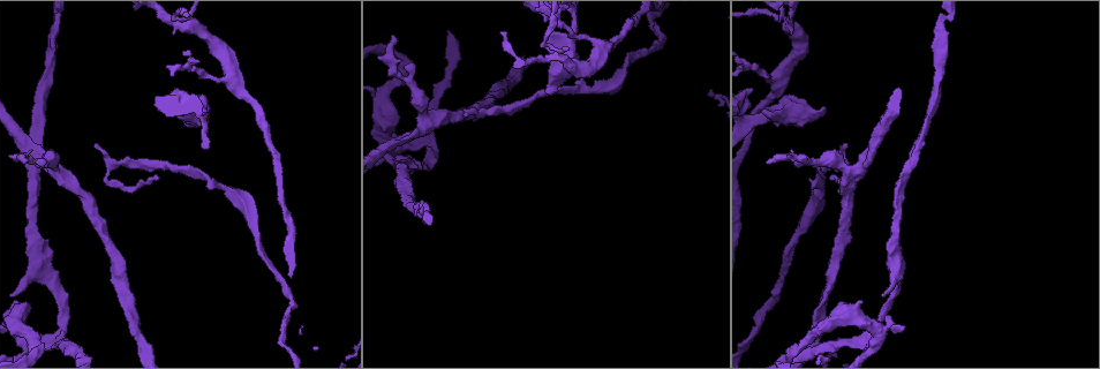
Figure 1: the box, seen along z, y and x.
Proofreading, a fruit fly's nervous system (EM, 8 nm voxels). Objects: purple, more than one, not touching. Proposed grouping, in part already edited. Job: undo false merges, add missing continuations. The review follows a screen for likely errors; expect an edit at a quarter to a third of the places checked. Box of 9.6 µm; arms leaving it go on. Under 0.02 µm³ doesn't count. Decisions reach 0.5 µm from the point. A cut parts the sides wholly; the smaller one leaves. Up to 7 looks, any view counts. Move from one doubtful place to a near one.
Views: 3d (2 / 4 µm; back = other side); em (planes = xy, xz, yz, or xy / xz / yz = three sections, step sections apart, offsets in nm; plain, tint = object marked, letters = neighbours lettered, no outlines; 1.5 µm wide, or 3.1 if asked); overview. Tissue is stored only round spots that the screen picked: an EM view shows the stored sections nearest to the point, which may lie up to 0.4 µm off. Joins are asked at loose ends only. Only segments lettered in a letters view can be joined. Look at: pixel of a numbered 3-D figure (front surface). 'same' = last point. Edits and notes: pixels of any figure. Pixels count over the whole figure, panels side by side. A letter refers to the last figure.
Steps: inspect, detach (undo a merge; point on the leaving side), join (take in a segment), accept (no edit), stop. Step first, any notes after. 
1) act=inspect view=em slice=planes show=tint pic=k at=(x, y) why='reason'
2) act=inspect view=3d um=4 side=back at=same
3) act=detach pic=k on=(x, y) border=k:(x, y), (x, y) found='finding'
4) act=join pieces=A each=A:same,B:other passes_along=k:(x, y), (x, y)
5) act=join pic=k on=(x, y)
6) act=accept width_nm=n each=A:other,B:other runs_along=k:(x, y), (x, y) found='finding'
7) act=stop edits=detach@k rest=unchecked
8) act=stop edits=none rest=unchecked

act=inspect view=3d um=4 pic=1 at=(546, 90) why='branch stops here'

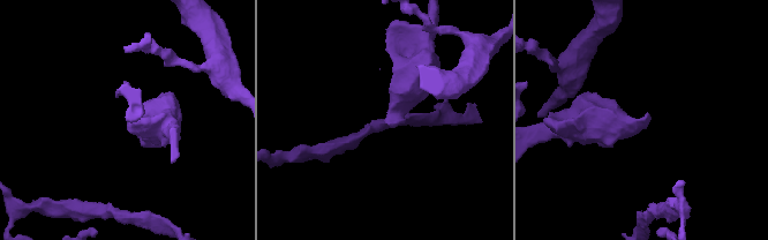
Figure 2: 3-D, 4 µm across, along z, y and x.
act=inspect view=em slice=planes show=plain pic=2 at=(384, 122)

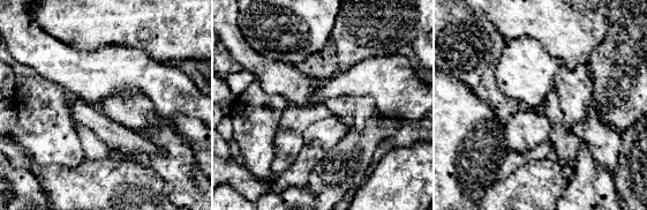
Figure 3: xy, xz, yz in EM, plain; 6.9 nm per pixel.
act=inspect view=em slice=planes show=letters at=same

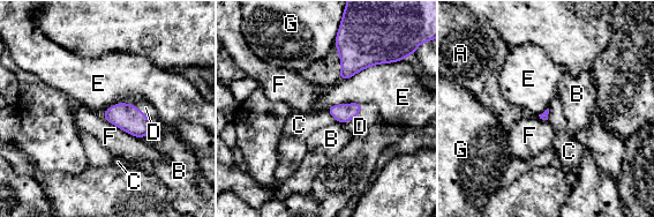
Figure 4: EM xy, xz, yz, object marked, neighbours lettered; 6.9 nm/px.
act=join pieces=D each=A:other,B:other,C:other,D:same,E:other,F:other,G:other passes_along=4:(343, 113), (355, 116), (360, 126) found='it goes on there'

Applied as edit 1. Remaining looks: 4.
act=inspect view=overview

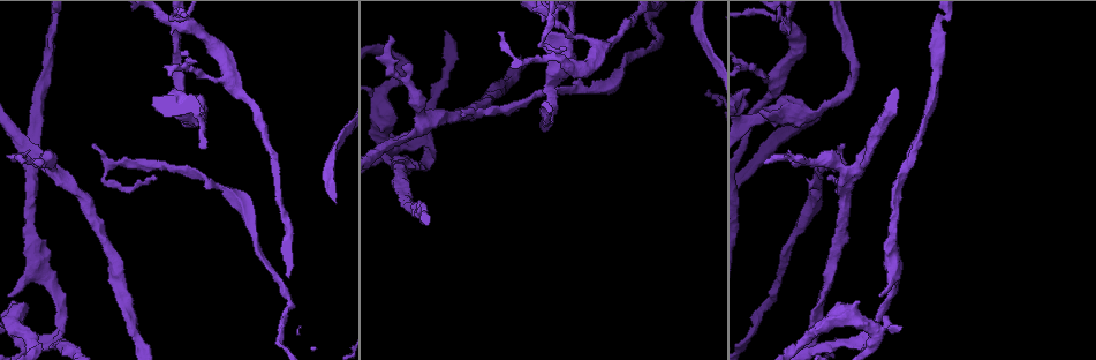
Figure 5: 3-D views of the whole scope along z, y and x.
act=inspect view=em slice=planes show=letters pic=5 at=(844, 144) why='thin end'

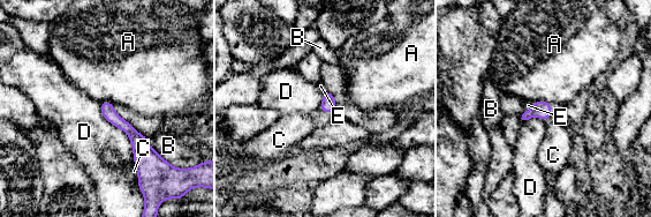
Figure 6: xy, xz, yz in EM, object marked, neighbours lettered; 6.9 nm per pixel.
act=join pieces=E longest_contact=D:500nm each=A:other,B:other,C:other,D:other,E:same passes_along=6:(542, 110), (531, 109), (528, 105) found='it goes on there'

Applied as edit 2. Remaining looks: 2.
act=stop edits=join@4,join@6 rest=unchecked

